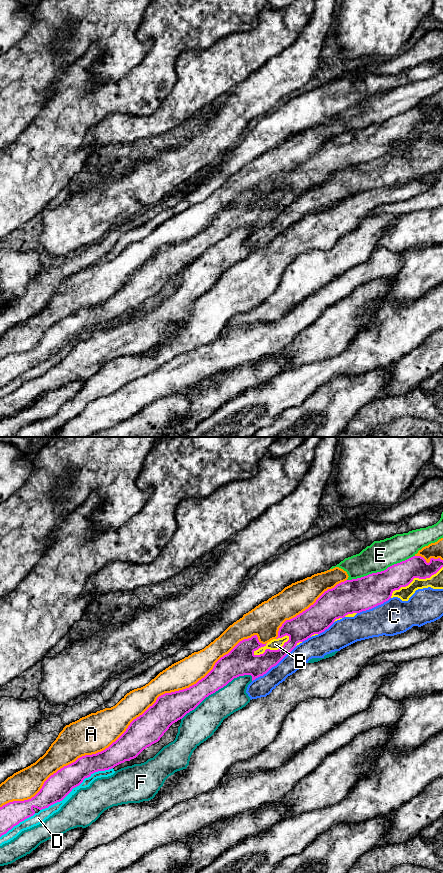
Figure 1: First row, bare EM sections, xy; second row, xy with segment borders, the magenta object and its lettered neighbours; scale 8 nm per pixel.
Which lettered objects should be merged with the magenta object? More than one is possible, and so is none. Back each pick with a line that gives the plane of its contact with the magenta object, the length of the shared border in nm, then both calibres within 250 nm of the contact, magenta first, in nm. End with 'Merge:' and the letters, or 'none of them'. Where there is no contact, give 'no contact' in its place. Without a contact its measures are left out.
Merge: none of them

